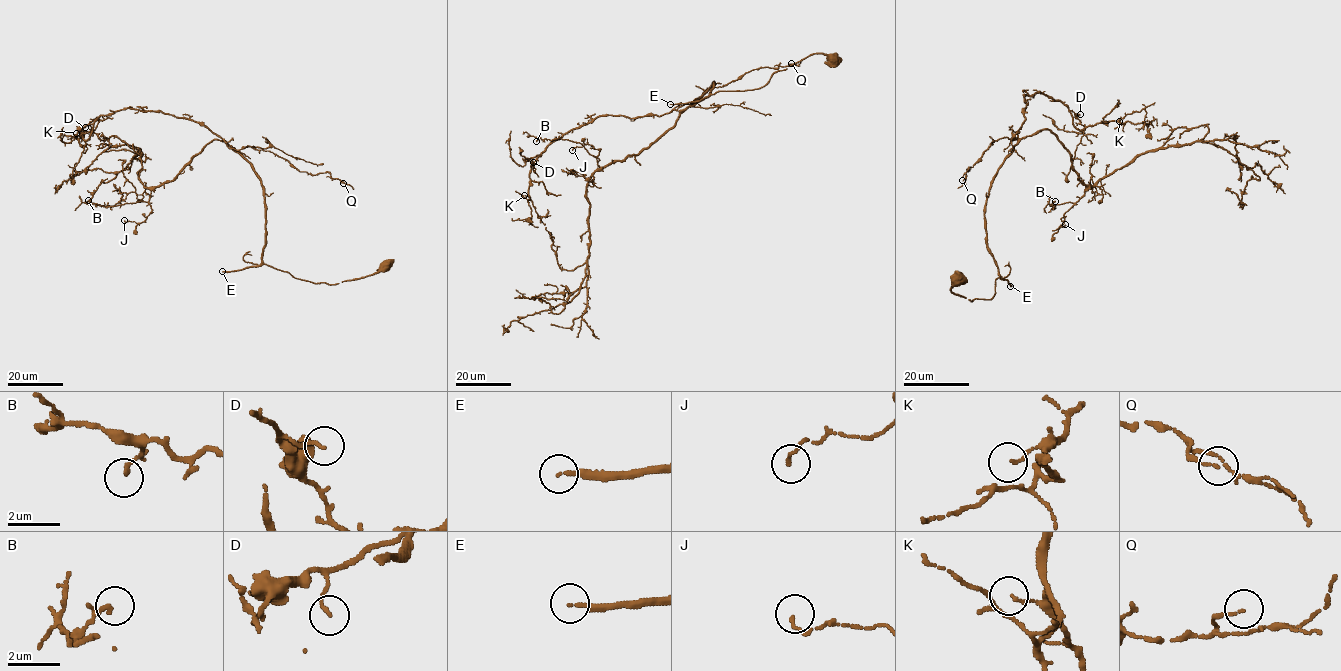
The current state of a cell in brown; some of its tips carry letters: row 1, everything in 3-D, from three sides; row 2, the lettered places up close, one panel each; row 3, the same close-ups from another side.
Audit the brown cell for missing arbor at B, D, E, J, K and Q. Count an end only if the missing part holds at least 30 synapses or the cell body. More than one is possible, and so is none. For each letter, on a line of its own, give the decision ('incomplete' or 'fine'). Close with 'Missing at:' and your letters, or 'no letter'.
B: fine
D: fine
E: incomplete
J: fine
K: fine
Q: fine
Missing at: E

